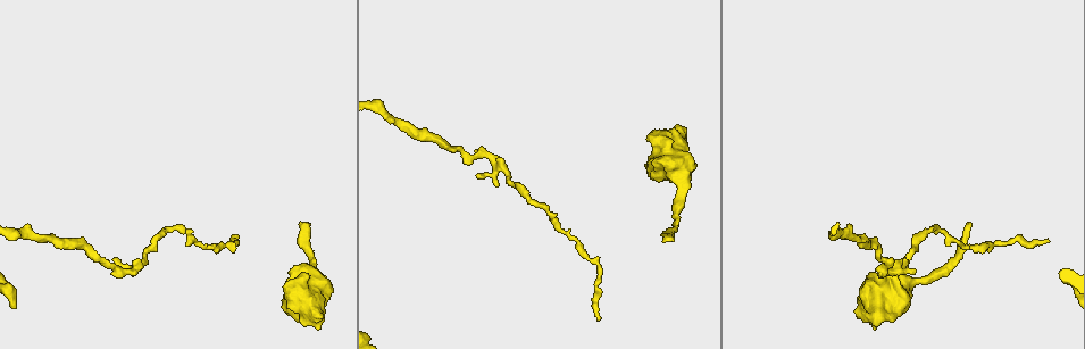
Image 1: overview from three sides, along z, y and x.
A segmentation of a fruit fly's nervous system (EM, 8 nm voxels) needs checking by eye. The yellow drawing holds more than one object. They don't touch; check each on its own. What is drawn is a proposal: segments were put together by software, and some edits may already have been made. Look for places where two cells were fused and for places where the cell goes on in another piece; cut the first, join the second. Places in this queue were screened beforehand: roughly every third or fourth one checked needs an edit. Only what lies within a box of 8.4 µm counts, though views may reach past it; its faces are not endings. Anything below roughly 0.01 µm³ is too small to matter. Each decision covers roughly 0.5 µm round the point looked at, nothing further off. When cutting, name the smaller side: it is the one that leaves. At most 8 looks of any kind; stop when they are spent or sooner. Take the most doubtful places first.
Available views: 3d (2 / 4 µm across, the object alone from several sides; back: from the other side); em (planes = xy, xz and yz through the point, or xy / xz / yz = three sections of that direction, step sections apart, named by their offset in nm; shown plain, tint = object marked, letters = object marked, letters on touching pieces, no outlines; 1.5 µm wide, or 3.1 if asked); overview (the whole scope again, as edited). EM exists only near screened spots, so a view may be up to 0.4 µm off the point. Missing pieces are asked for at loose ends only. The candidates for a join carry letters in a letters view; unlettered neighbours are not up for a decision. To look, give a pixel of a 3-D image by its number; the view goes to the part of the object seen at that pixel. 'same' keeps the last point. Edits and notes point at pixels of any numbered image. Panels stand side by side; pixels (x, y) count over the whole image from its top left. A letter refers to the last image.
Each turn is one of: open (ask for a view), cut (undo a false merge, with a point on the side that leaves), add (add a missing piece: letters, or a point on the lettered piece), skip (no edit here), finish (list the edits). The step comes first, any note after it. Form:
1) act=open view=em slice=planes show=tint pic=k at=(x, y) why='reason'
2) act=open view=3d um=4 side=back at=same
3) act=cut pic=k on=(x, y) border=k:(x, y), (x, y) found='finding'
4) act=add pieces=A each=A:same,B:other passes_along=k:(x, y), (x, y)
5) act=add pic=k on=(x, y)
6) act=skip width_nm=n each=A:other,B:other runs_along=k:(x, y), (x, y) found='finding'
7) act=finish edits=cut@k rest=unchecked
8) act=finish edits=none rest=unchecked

act=open view=3d um=4 pic=1 at=(300, 224) why='end of a long branch'

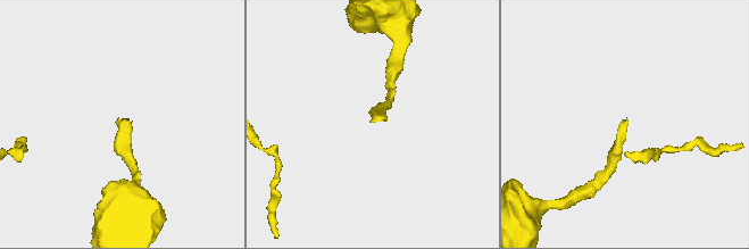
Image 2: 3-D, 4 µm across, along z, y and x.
act=open view=em slice=yz step=4 show=plain pic=2 at=(375, 122) why='shape alone is not enough'

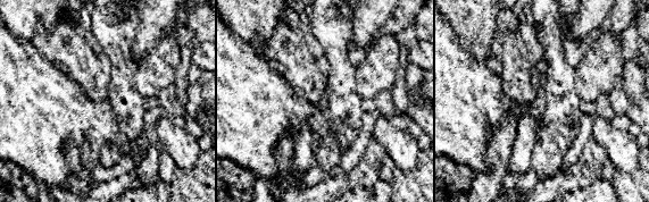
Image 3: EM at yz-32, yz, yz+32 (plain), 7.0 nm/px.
act=open view=em slice=yz step=4 show=letters at=same

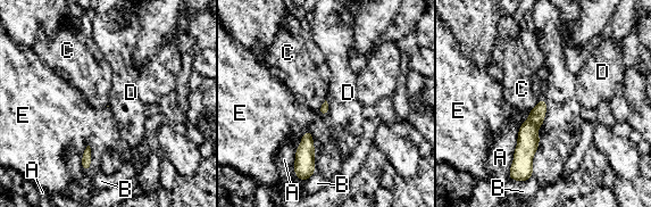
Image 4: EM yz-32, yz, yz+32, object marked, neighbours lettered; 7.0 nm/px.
act=skip longest_contact=A:380nm each=A:other,B:other,C:other,D:other,E:other found='no lettered piece goes on from it'

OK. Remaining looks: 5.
act=open view=3d um=4 pic=1 at=(856, 315) why='thick end'

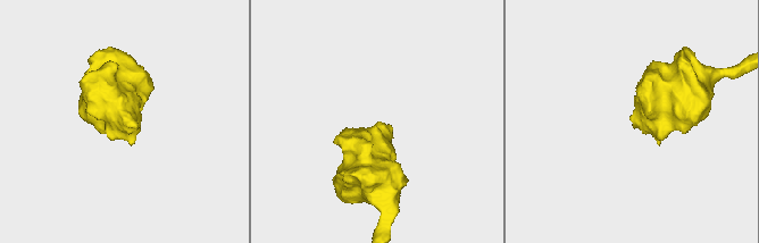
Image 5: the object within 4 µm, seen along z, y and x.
act=open view=em slice=yz step=4 show=letters pic=5 at=(383, 125)

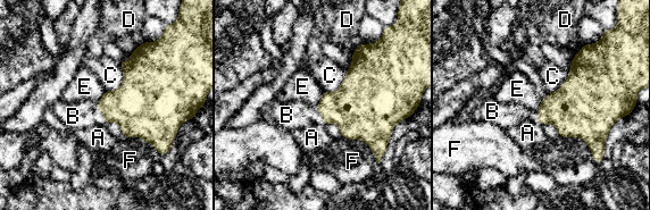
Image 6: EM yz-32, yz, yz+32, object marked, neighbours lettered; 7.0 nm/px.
act=open view=em slice=planes show=letters at=same why='another direction'

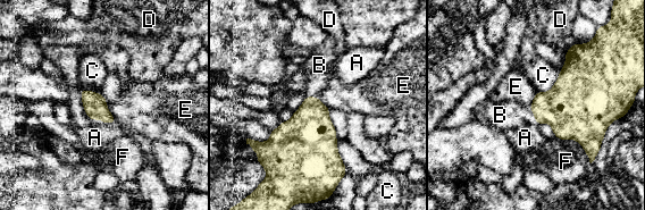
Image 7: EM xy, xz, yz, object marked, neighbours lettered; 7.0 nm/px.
act=add pic=7 on=(504, 116) each=A:other,B:same,C:other,D:other,E:other,F:other passes_along=7:(568, 107), (534, 115), (504, 116) found='the cell continues'

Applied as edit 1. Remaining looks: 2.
act=open view=overview why='redraw'

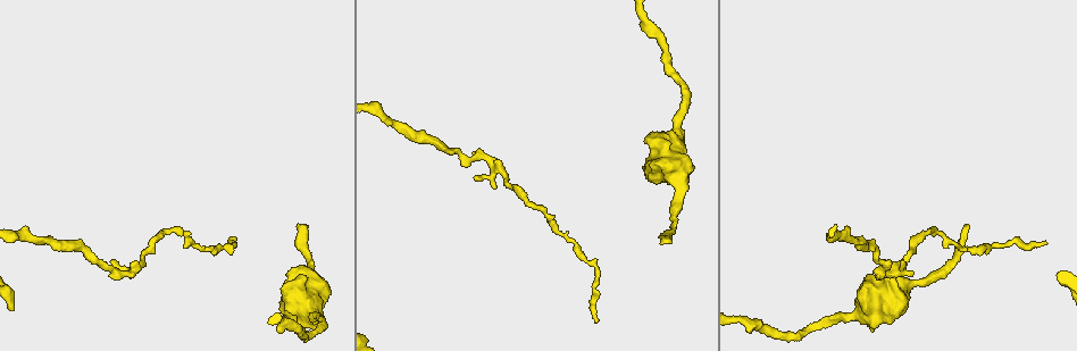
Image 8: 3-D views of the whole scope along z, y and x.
act=open view=em slice=planes show=letters pic=8 at=(914, 271) why='an open end'

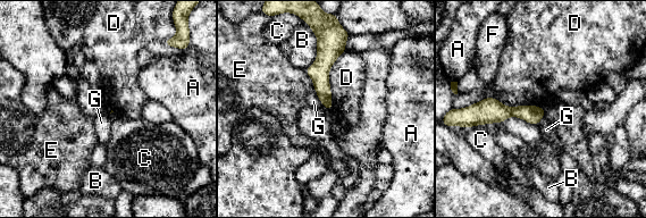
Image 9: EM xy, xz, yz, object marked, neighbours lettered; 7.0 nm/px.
act=skip each=A:other,B:other,C:other,D:other,E:other,F:other,G:other runs_along=9:(320, 41), (322, 91), (328, 106) found='none of them fits'

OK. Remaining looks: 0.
act=finish edits=add@7 rest=unchecked

